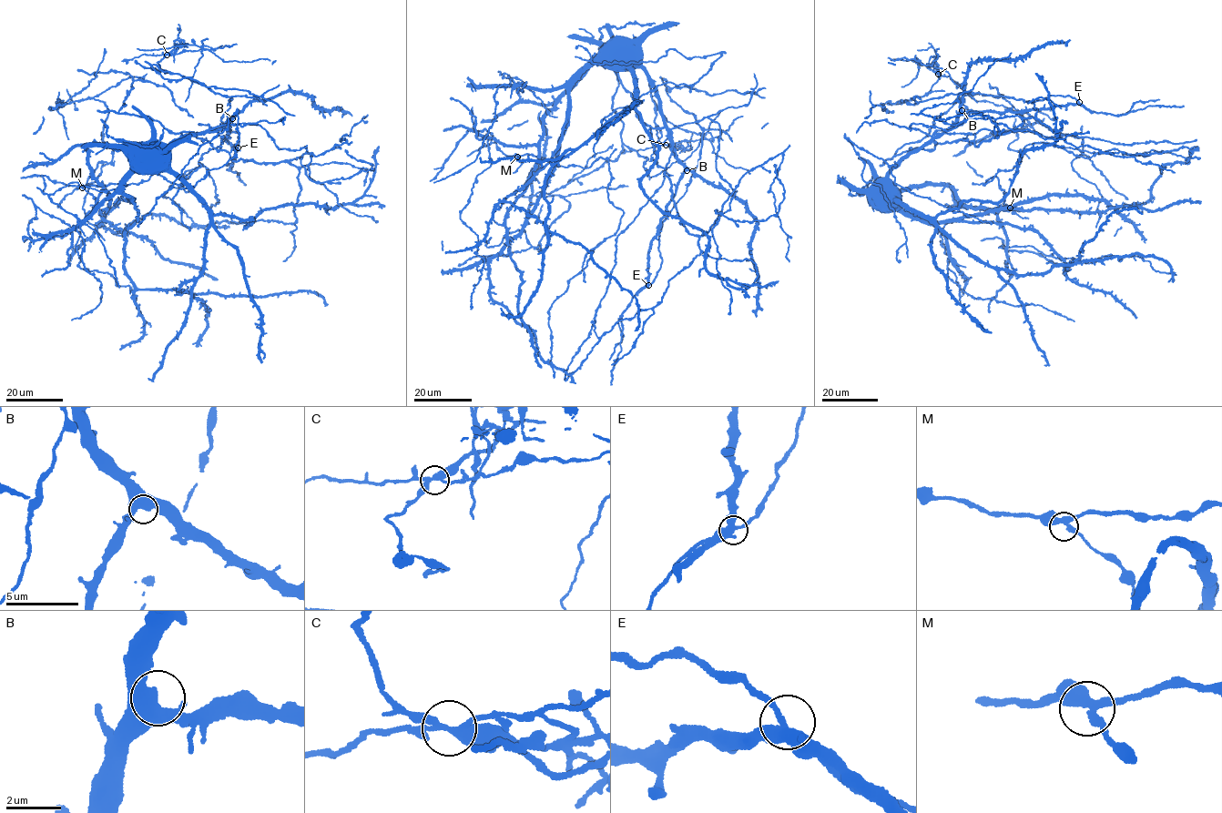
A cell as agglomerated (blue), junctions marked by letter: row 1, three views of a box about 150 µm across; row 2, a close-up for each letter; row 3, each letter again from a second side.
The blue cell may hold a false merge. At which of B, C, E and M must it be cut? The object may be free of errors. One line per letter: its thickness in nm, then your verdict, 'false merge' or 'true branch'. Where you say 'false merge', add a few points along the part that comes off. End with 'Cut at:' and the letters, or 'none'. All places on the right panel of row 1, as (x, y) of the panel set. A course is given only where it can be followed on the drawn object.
B: 460 nm | true branch
C: 300 nm | false merge
E: 440 nm | true branch
M: 320 nm | true branch
Cut at: C

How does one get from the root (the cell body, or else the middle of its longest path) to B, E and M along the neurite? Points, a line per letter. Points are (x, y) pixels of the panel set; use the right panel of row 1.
B: (881, 190), (880, 188), (892, 168), (909, 155), (951, 129), (962, 110)
E: (881, 190), (880, 188), (892, 168), (909, 155), (951, 129), (962, 113), (1017, 112), (1079, 102)
M: (881, 190), (932, 222), (1053, 195), (1117, 207), (1188, 161), (1029, 144), (984, 183), (1010, 208)

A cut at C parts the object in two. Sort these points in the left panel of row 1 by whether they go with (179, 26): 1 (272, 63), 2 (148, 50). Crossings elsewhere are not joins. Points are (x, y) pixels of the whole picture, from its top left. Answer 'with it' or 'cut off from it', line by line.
1: with it
2: with it

